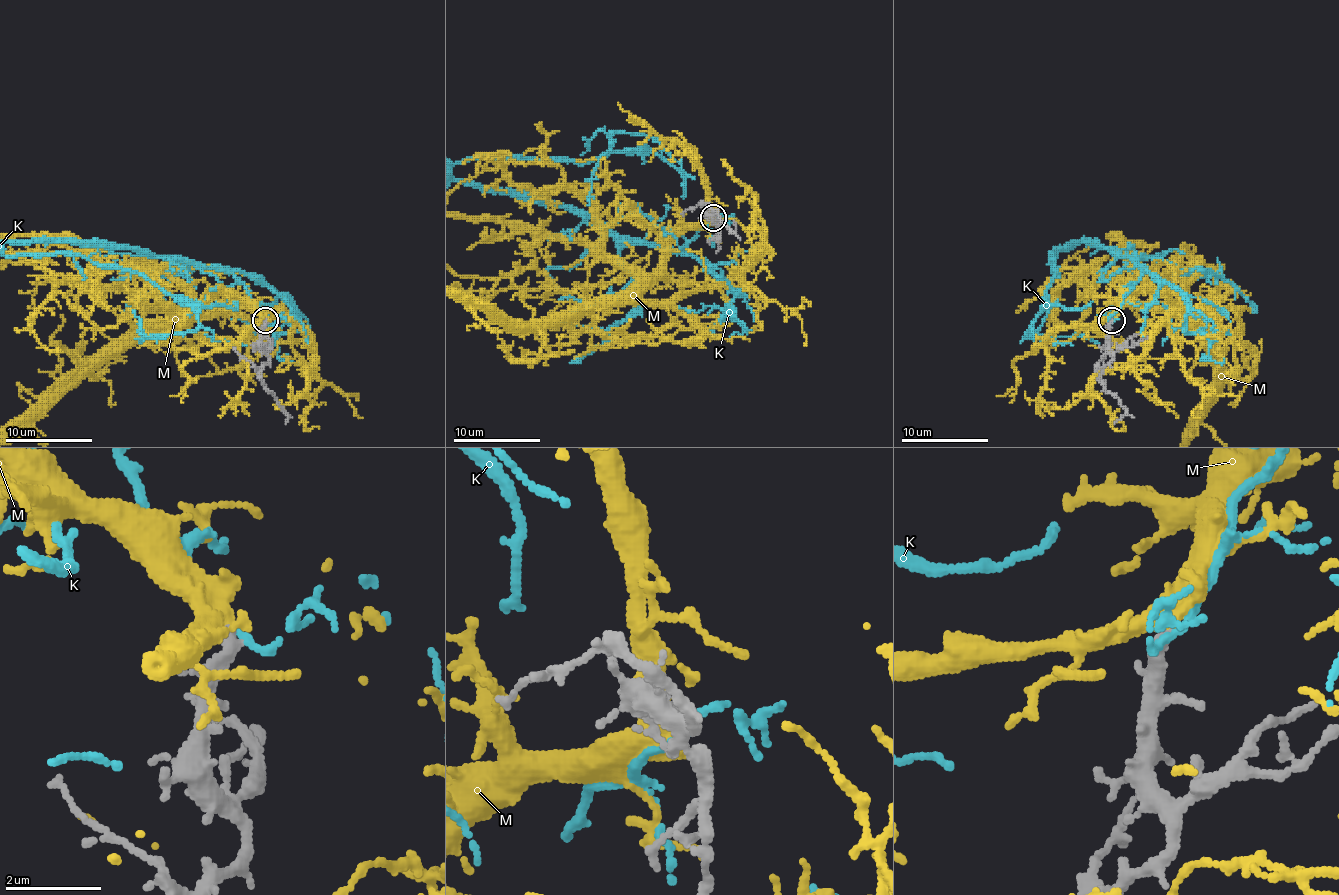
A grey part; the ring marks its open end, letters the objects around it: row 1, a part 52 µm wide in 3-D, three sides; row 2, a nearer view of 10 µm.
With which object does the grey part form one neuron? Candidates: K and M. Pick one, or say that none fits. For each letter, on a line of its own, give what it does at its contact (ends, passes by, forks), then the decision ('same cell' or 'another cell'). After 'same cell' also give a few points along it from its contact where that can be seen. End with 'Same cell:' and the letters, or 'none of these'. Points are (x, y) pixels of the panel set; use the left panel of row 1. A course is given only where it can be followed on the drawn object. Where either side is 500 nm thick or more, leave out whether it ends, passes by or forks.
K: it passes by; another cell
M: it passes by; same cell
Same cell: M

